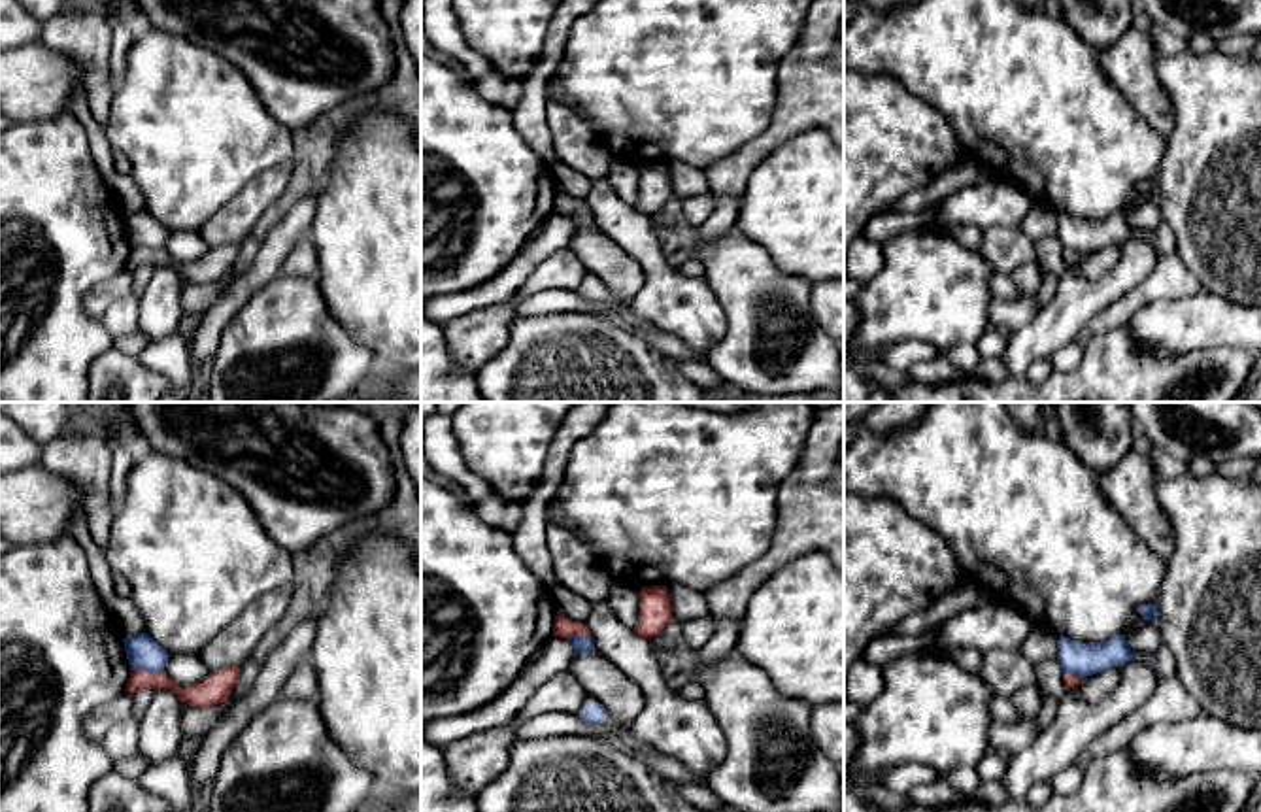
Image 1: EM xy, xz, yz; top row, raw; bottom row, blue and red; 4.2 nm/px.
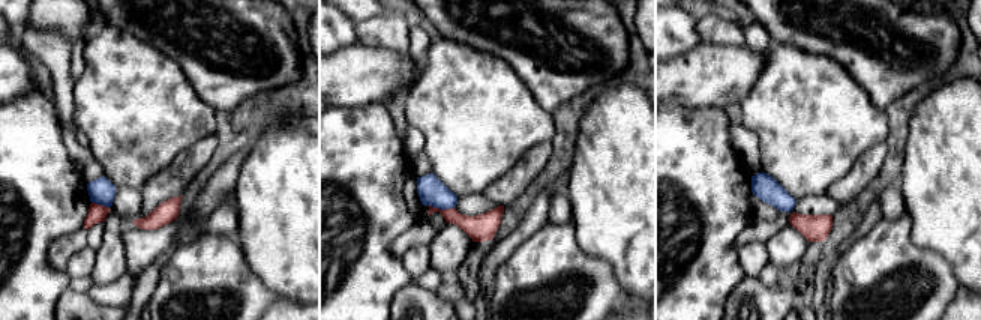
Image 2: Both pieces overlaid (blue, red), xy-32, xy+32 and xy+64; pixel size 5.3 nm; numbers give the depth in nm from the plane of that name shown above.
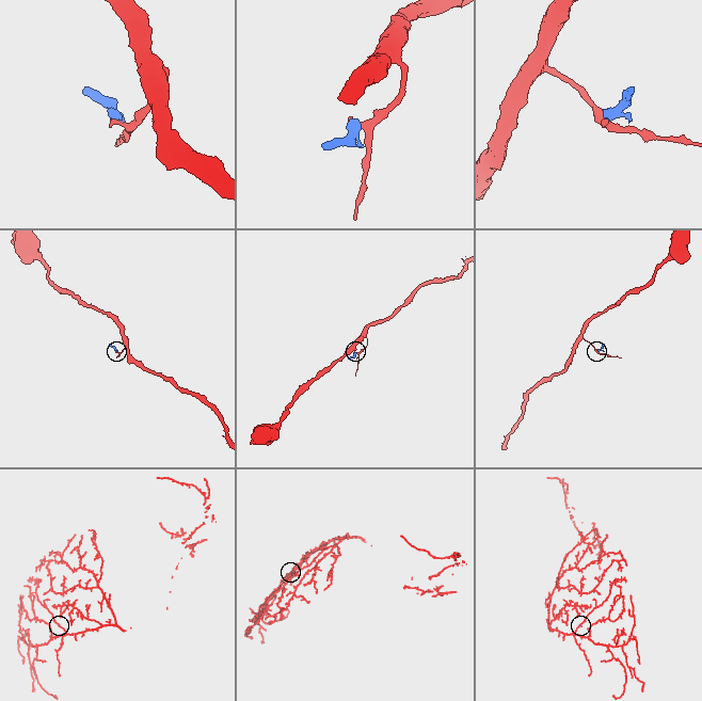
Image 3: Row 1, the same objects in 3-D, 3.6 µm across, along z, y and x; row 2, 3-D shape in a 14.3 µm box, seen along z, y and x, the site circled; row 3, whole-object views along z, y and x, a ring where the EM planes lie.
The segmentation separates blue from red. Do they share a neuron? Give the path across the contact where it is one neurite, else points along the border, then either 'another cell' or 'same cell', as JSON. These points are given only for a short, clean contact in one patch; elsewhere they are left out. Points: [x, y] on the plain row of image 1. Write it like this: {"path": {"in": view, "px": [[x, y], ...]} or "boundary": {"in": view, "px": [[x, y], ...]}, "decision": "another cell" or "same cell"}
{"path": {"in": "xy", "px": [[142, 229], [148, 236], [148, 246], [178, 269], [201, 270]]}, "decision": "same cell"}

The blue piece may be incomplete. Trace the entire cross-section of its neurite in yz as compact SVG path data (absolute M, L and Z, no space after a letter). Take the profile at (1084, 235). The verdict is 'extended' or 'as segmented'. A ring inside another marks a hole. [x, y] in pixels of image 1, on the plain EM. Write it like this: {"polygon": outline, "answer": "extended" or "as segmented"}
{"polygon": "M1114 211L1104 219L1078 219L1067 213L1057 217L1057 240L1063 245L1065 264L1074 266L1084 253L1093 253L1104 245L1121 244L1135 234L1123 211Z", "answer": "extended"}

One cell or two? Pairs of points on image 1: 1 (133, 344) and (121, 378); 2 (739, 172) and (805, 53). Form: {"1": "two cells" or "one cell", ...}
{"1": "two cells", "2": "one cell"}

